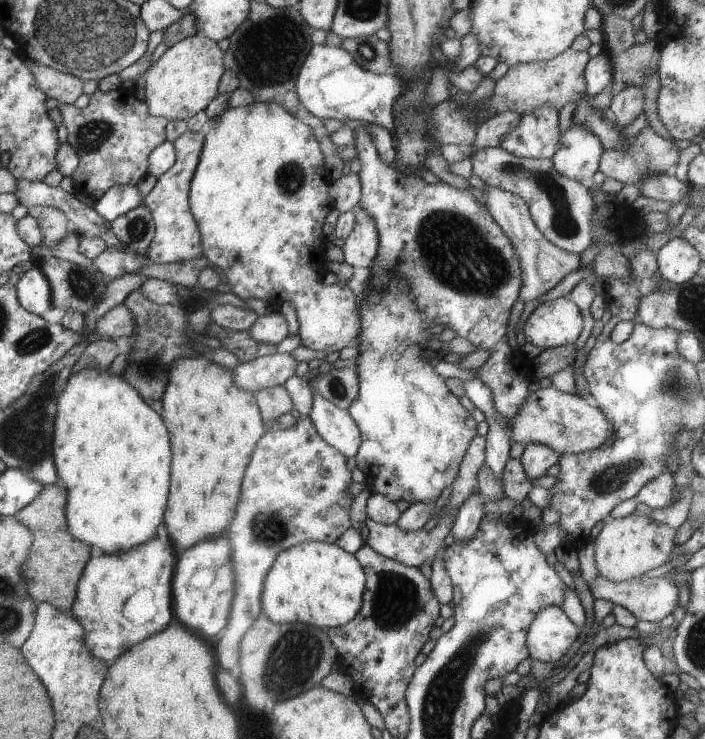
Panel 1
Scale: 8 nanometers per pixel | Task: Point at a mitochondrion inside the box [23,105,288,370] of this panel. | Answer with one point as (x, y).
(92, 135)

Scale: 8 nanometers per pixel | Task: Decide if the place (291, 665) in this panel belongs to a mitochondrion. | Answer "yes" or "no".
yes

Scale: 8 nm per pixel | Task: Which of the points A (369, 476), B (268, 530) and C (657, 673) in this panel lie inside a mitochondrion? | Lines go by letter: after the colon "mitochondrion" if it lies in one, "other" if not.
A: other
B: mitochondrion
C: other

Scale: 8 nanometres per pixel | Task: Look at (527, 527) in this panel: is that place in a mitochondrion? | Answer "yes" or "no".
no

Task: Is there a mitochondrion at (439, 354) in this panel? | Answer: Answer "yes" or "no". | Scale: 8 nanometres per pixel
no

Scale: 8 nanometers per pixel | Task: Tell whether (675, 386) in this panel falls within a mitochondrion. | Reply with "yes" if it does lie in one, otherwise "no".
yes

